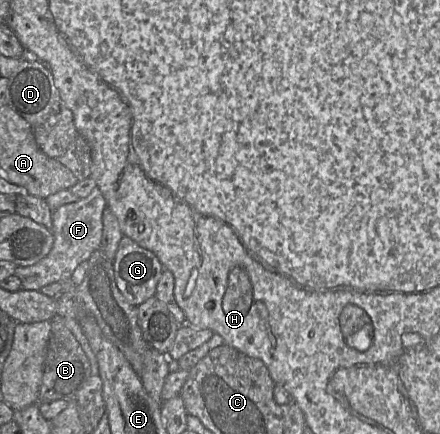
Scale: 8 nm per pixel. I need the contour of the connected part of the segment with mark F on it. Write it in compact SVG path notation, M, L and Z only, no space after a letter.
M96 186L86 198L63 205L52 212L51 231L54 242L49 254L38 263L17 267L16 275L22 284L22 289L40 291L42 287L58 281L70 281L76 267L88 261L91 254L100 248L103 235L103 212L107 207L102 192Z

